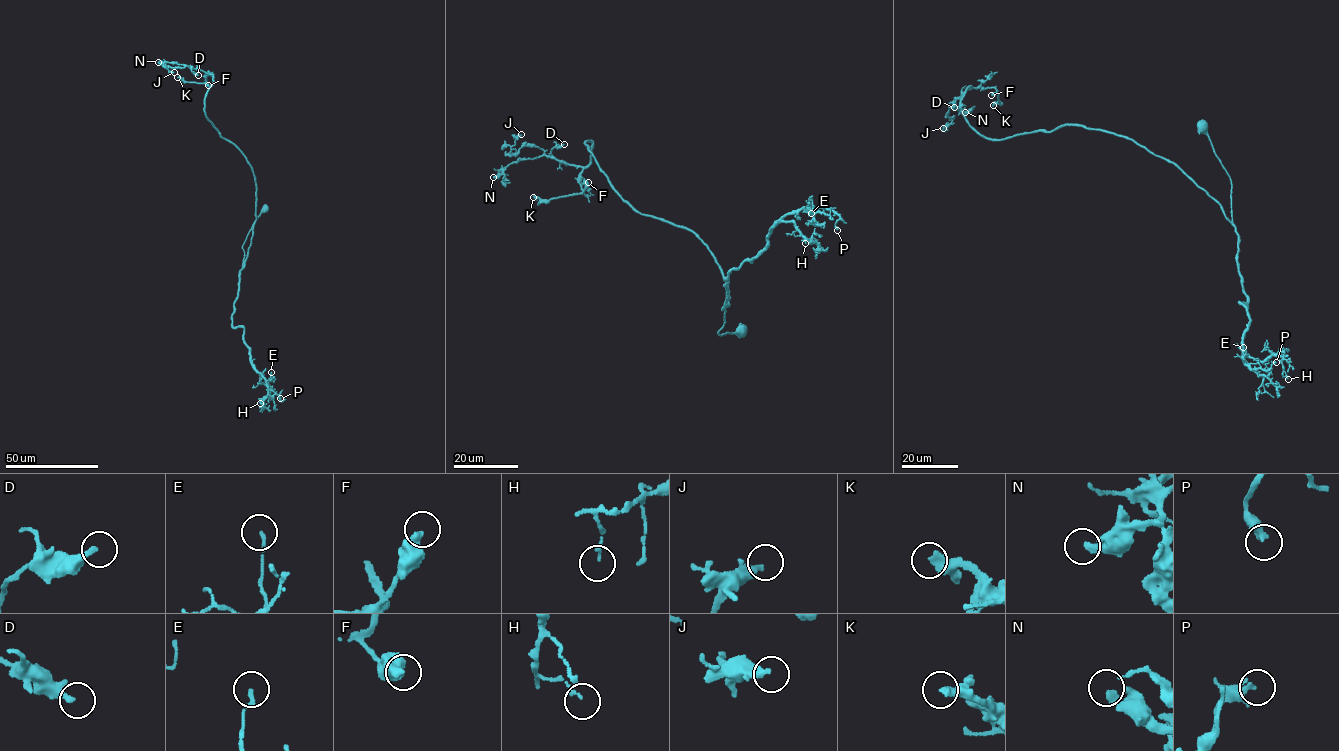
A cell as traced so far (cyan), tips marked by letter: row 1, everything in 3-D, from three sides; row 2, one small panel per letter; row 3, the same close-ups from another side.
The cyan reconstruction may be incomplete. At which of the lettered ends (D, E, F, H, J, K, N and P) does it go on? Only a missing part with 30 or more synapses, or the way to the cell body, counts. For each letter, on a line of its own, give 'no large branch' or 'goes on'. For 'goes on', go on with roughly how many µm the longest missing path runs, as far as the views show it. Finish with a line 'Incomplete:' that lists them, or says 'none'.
D: no large branch
E: no large branch
F: no large branch
H: no large branch
J: no large branch
K: goes on; about 10 µm are missing
N: no large branch
P: no large branch
Incomplete: K

